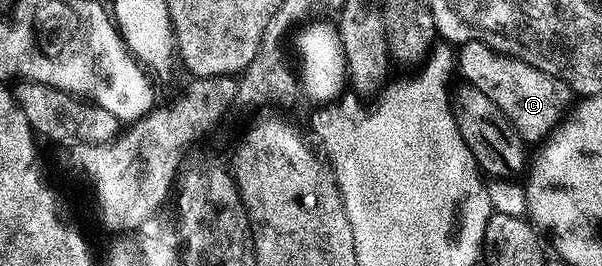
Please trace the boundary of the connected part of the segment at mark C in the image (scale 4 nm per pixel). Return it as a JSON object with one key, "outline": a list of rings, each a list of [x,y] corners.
{"outline":[[[479,40],[463,44],[457,49],[456,68],[460,76],[462,72],[466,79],[463,81],[469,87],[480,90],[480,94],[496,102],[496,106],[510,119],[510,125],[518,131],[523,141],[545,141],[571,111],[572,93],[563,80],[552,74],[544,74],[544,70],[536,70],[536,66],[528,66],[528,62],[520,62],[492,50]]]}

